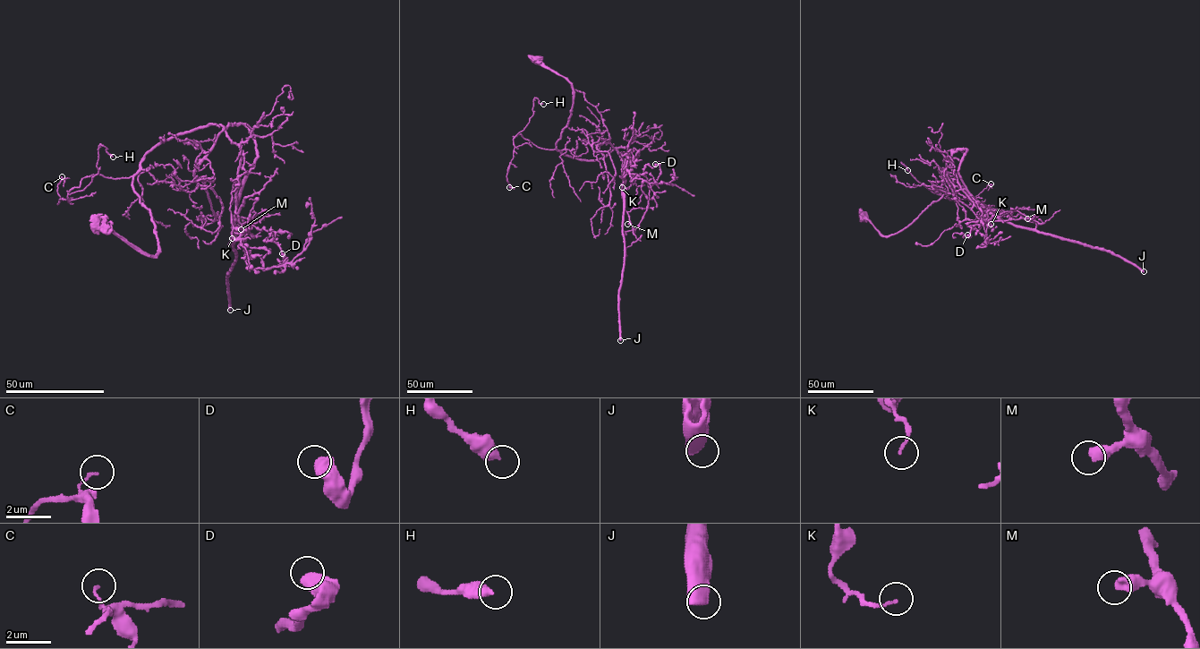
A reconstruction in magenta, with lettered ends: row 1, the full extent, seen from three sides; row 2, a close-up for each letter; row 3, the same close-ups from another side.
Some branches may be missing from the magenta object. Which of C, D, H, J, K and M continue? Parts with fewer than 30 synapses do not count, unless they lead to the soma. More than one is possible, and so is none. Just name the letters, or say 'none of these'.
J

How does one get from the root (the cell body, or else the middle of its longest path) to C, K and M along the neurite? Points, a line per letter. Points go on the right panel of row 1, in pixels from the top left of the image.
C: (950, 161), (951, 150), (964, 153), (953, 184), (943, 183), (938, 191), (944, 197), (974, 198), (991, 183)
K: (950, 161), (951, 170), (961, 189), (991, 224)
M: (950, 161), (951, 170), (961, 189), (987, 217), (999, 217), (1017, 210), (1027, 218)

